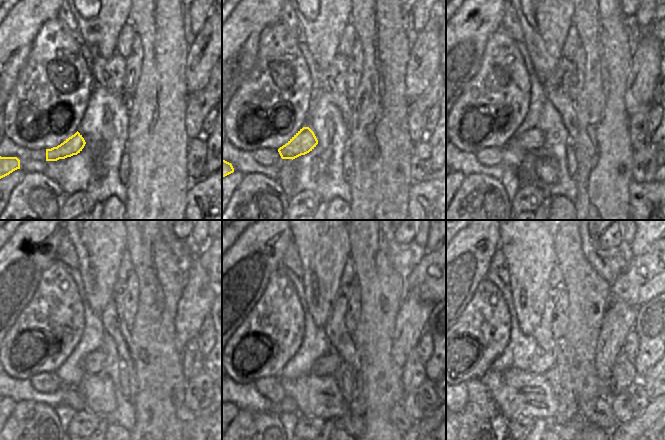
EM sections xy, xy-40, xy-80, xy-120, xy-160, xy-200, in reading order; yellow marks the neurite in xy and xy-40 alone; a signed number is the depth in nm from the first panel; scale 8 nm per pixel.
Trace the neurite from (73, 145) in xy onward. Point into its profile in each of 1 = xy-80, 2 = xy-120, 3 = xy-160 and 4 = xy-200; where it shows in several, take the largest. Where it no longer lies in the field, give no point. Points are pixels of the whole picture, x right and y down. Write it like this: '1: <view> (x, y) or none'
1: xy-80 (533, 139)
2: xy-120 (93, 364)
3: xy-160 (327, 364)
4: xy-200 (541, 362)

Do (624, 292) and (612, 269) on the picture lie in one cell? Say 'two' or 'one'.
two

